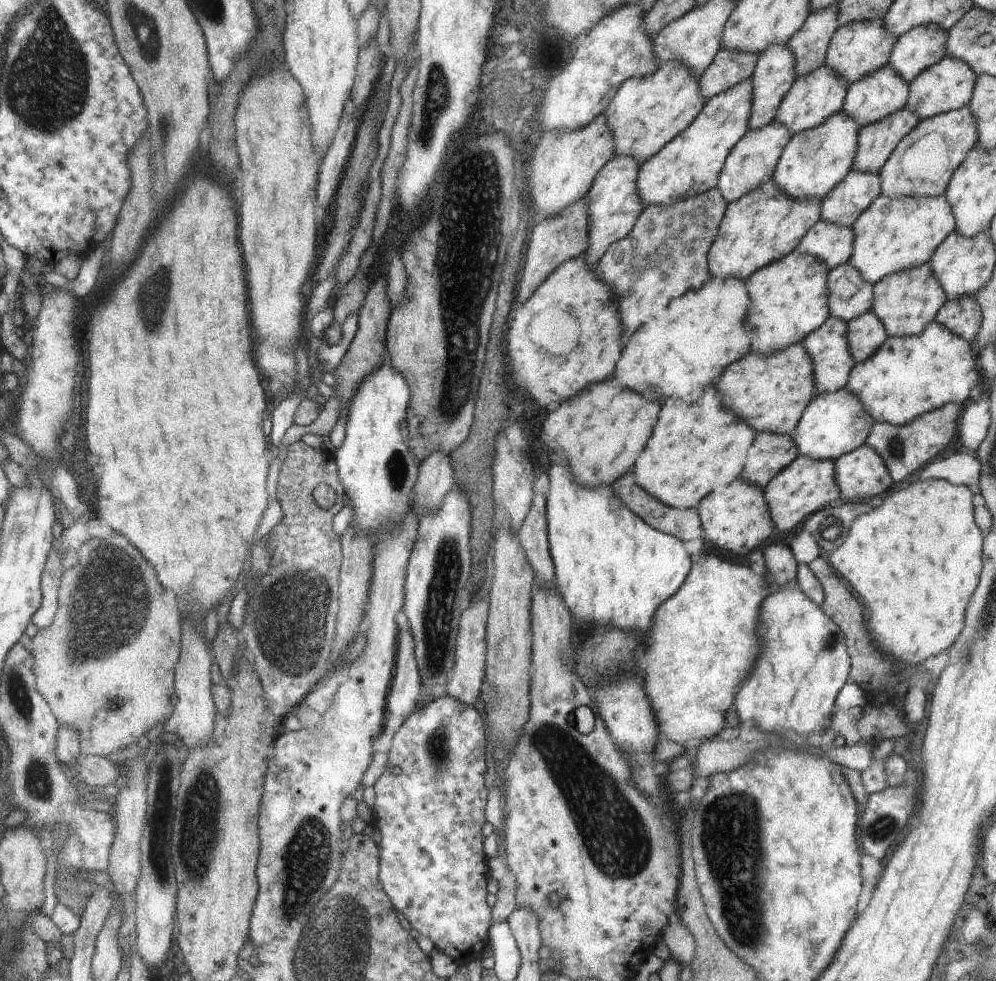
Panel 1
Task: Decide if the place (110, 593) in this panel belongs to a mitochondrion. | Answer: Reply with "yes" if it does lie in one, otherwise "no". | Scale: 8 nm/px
yes

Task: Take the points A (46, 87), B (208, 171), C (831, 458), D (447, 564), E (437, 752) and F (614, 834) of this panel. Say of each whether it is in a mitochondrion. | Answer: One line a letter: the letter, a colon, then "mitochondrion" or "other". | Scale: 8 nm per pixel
A: mitochondrion
B: other
C: other
D: mitochondrion
E: mitochondrion
F: mitochondrion

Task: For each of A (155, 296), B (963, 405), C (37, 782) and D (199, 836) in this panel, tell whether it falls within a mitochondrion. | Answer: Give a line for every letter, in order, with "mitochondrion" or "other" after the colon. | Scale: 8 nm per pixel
A: mitochondrion
B: other
C: mitochondrion
D: mitochondrion

